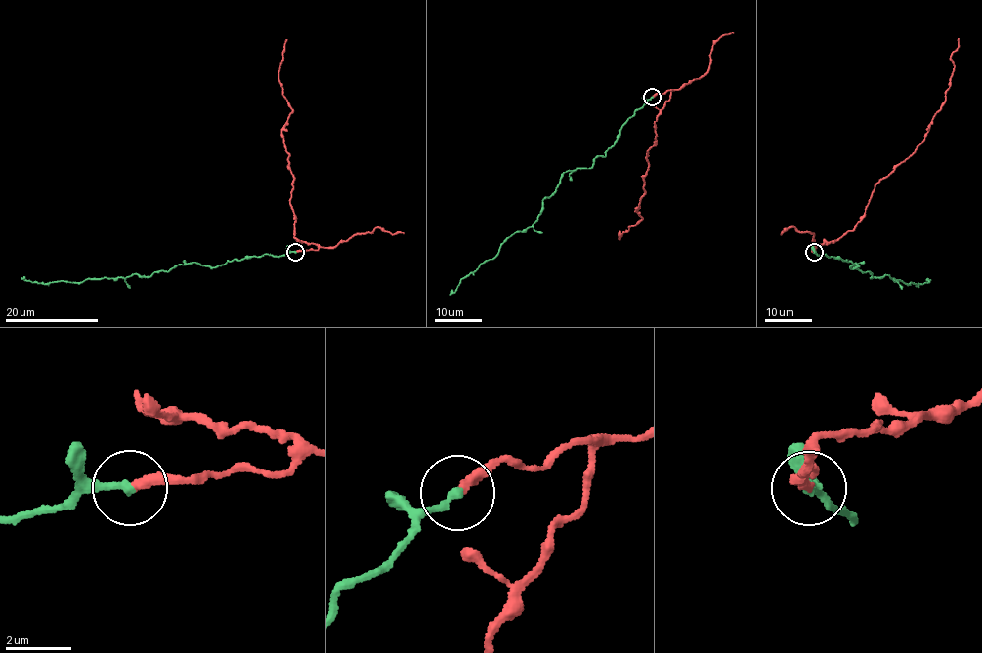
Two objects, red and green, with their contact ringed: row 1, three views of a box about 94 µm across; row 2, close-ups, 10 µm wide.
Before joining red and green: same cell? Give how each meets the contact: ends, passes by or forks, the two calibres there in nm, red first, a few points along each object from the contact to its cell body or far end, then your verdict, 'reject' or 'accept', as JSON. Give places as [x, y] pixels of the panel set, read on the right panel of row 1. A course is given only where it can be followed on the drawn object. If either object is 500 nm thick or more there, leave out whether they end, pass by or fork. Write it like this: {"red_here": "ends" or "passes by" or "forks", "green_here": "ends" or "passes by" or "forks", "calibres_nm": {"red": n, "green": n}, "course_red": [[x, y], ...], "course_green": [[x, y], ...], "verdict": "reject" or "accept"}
{"red_here": "ends", "green_here": "ends", "calibres_nm": {"red": 300, "green": 280}, "course_red": [[814, 252], [815, 245], [834, 242], [853, 229], [875, 185], [923, 140], [944, 102], [958, 38]], "course_green": [[814, 252], [852, 262], [850, 267], [856, 264], [871, 278], [889, 275], [917, 286], [930, 279]], "verdict": "accept"}

